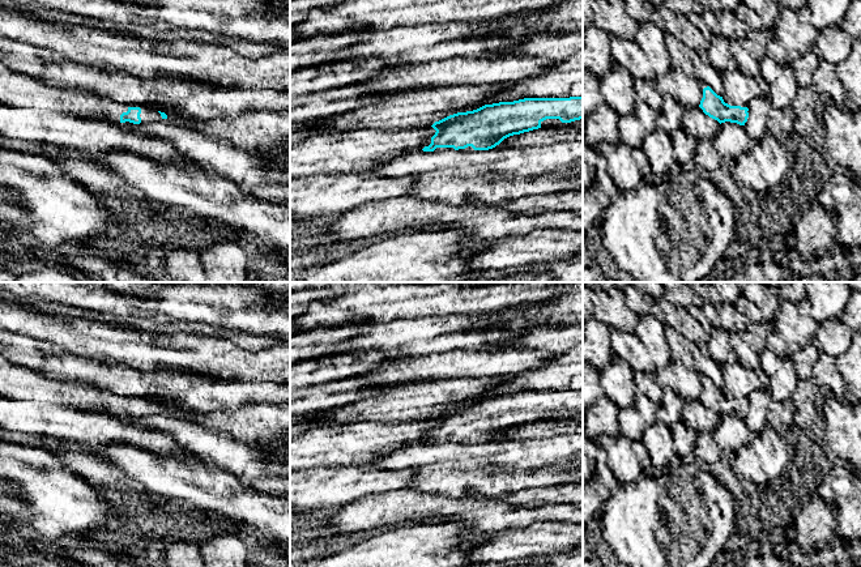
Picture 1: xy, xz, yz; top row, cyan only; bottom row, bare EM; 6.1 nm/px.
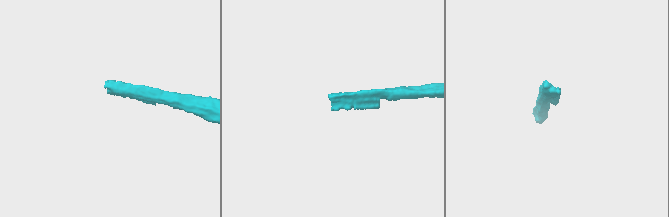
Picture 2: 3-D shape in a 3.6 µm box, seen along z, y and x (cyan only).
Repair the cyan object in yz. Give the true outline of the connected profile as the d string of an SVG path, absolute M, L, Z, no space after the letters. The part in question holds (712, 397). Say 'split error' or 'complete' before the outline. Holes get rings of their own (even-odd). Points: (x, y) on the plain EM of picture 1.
complete | M709 379L703 381L703 391L699 400L706 408L717 413L720 417L725 414L745 418L749 410L749 401L741 398L730 398L724 395Z

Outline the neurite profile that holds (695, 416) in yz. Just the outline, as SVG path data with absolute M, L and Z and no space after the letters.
M700 400L686 401L681 423L696 432L713 432L720 415L703 405Z

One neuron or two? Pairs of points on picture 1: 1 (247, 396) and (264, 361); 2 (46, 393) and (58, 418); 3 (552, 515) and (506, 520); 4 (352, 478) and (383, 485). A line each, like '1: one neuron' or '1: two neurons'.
1: two neurons
2: two neurons
3: one neuron
4: one neuron

